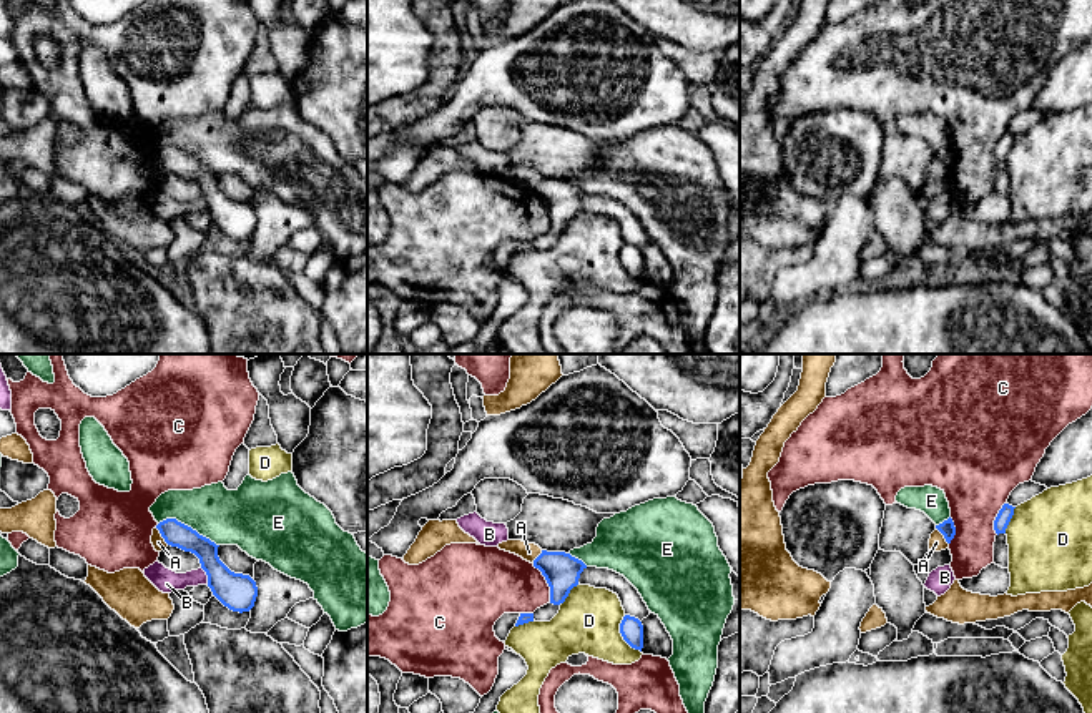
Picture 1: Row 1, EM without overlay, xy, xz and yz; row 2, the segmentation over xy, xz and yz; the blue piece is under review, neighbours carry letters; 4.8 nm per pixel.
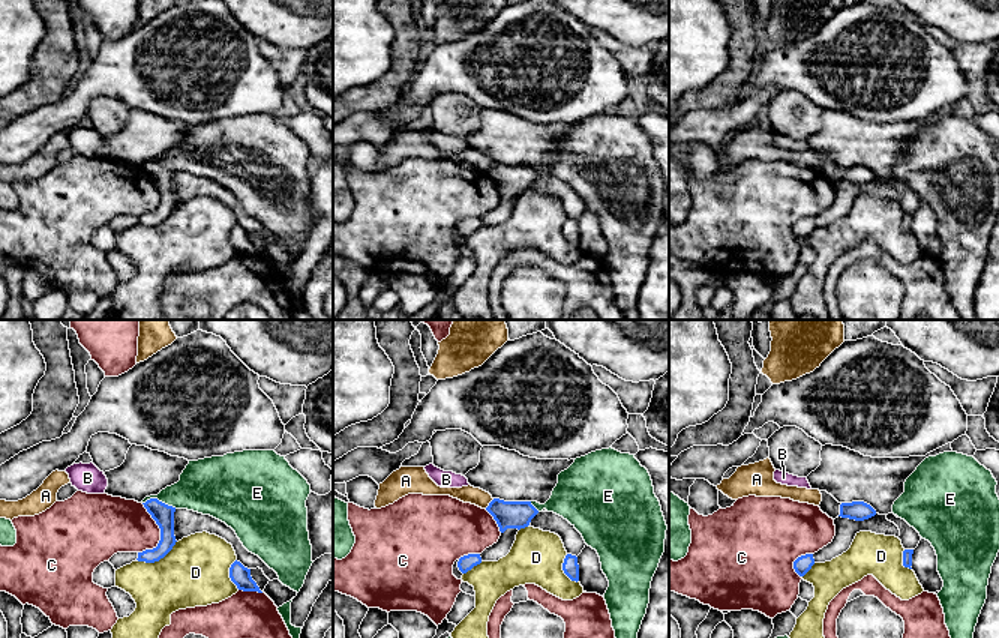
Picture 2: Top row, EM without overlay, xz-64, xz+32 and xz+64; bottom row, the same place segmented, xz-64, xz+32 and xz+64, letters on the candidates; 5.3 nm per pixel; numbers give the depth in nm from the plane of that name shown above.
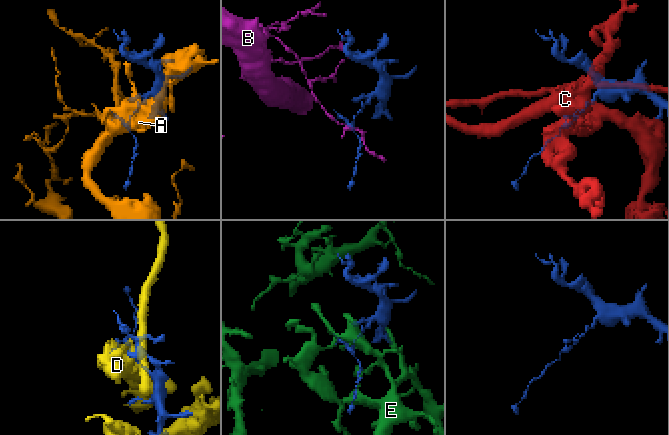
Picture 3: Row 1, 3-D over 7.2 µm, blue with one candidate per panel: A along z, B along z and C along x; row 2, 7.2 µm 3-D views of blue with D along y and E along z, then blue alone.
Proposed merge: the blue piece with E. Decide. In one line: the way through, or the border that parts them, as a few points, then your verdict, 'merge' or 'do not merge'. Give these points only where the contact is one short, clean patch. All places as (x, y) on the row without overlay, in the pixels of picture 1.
merge

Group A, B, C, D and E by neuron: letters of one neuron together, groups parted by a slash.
A / B / C / D / E

